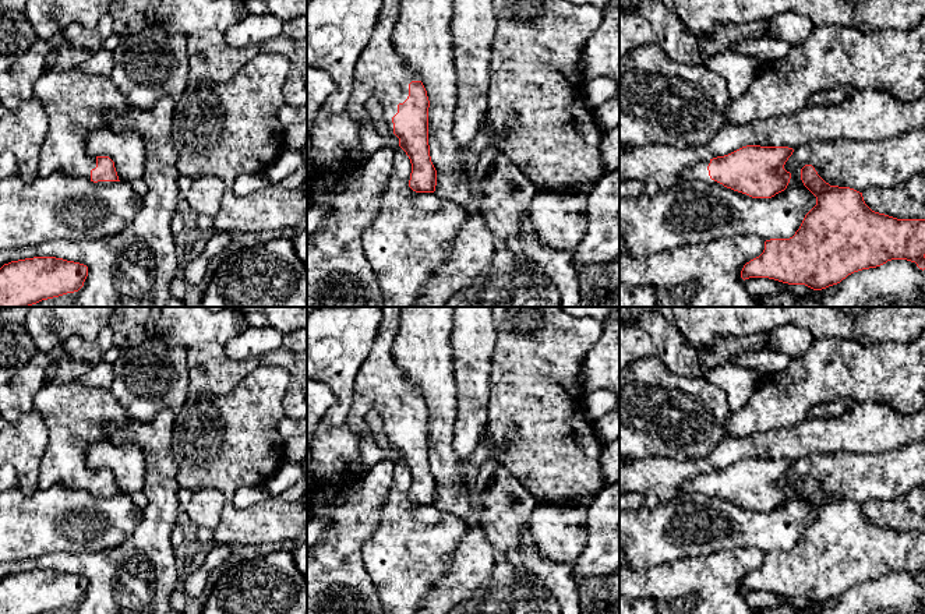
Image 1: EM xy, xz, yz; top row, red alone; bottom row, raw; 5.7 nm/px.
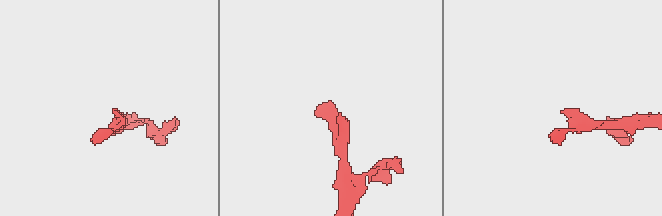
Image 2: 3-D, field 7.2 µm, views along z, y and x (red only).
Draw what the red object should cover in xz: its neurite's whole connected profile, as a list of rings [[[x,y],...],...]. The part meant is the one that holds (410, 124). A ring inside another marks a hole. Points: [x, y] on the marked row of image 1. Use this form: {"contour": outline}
{"contour": [[[400,0],[381,1],[374,32],[354,67],[346,112],[361,124],[359,134],[366,156],[399,145],[412,163],[409,187],[416,193],[434,193],[437,170],[428,145],[430,100],[419,75],[406,66],[392,42]],[[370,99],[381,105],[391,135],[382,137],[373,127],[367,110]]]}

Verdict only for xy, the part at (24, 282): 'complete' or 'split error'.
complete

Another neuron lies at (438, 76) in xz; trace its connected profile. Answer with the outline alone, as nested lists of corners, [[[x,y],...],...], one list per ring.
[[[400,0],[392,42],[406,66],[419,75],[430,100],[428,145],[431,162],[437,170],[434,194],[466,205],[476,187],[469,173],[467,154],[458,147],[453,137],[455,110],[458,106],[455,52],[449,29],[453,3],[455,0]]]

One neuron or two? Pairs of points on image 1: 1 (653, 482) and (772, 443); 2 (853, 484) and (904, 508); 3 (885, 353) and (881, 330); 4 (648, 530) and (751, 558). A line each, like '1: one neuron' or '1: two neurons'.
1: one neuron
2: two neurons
3: two neurons
4: two neurons

